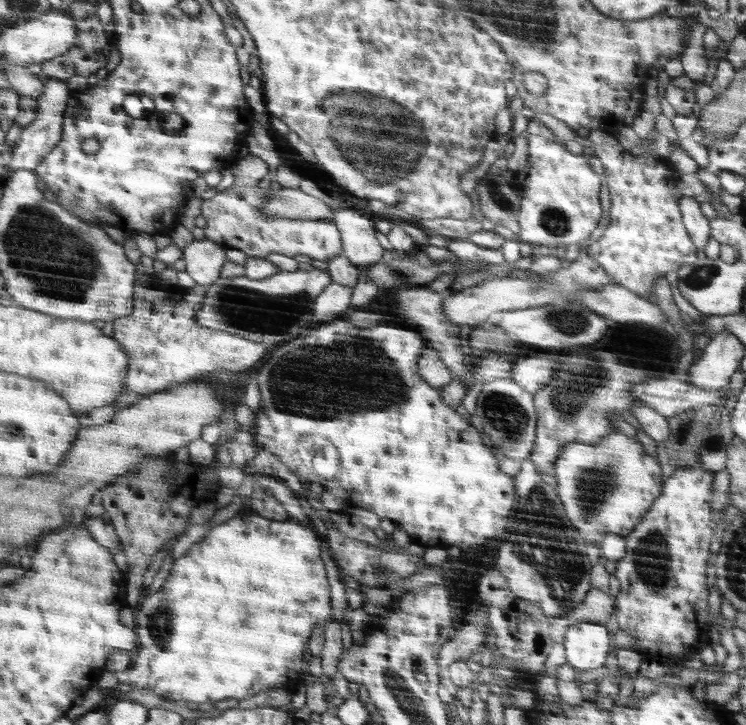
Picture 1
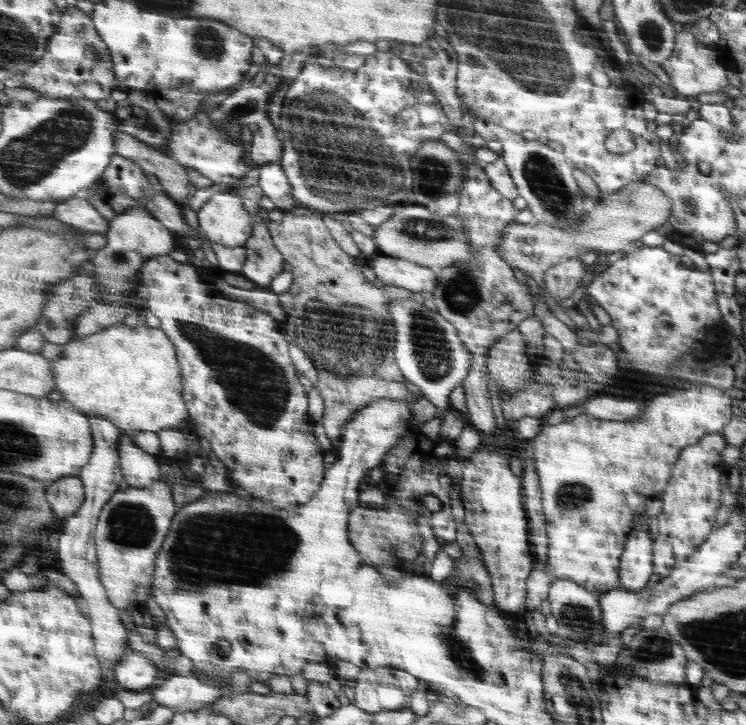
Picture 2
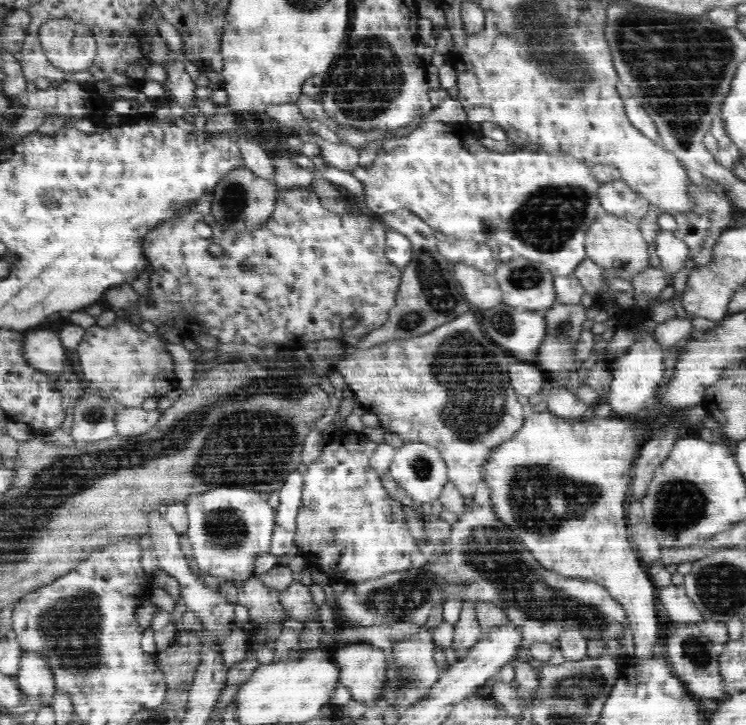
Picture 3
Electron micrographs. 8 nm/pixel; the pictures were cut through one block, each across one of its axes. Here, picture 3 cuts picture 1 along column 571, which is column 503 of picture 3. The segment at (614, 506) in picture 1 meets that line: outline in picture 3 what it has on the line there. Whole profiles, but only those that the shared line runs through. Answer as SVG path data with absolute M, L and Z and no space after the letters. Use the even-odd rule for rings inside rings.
M702 405L693 406L690 408L682 409L680 412L672 412L672 414L661 413L654 422L650 424L642 423L638 420L620 421L618 418L590 418L586 421L578 420L566 420L564 418L556 417L550 412L533 413L528 411L522 428L514 434L514 437L510 437L507 441L504 441L500 446L496 446L495 450L492 450L491 458L488 458L488 462L484 464L484 481L482 486L487 486L490 490L490 500L492 505L495 506L495 512L498 516L504 516L506 522L512 522L512 526L516 526L516 530L520 530L520 538L524 538L524 546L528 546L527 550L532 550L532 555L535 556L535 560L540 565L546 567L551 571L556 571L564 577L583 578L592 580L602 585L613 597L616 602L619 602L621 606L628 613L629 628L633 632L634 639L634 653L638 657L646 657L651 651L651 644L655 641L658 634L658 616L656 616L656 608L654 608L654 602L656 602L657 596L654 596L654 586L650 582L650 578L644 574L640 562L638 562L638 556L632 552L630 548L630 542L626 540L626 522L624 522L624 500L628 498L626 496L626 490L630 488L631 482L631 468L638 458L639 448L642 447L644 442L648 442L652 438L653 434L664 425L668 423L678 423L678 427L692 426L692 424L698 424L702 422L707 415L707 412Z

